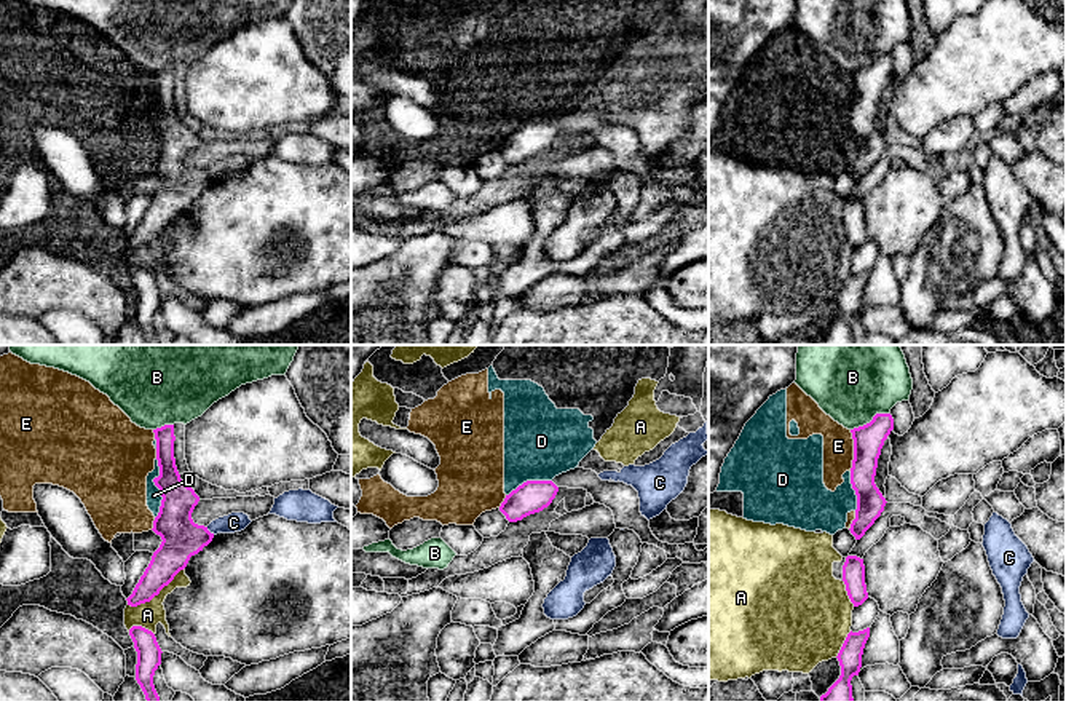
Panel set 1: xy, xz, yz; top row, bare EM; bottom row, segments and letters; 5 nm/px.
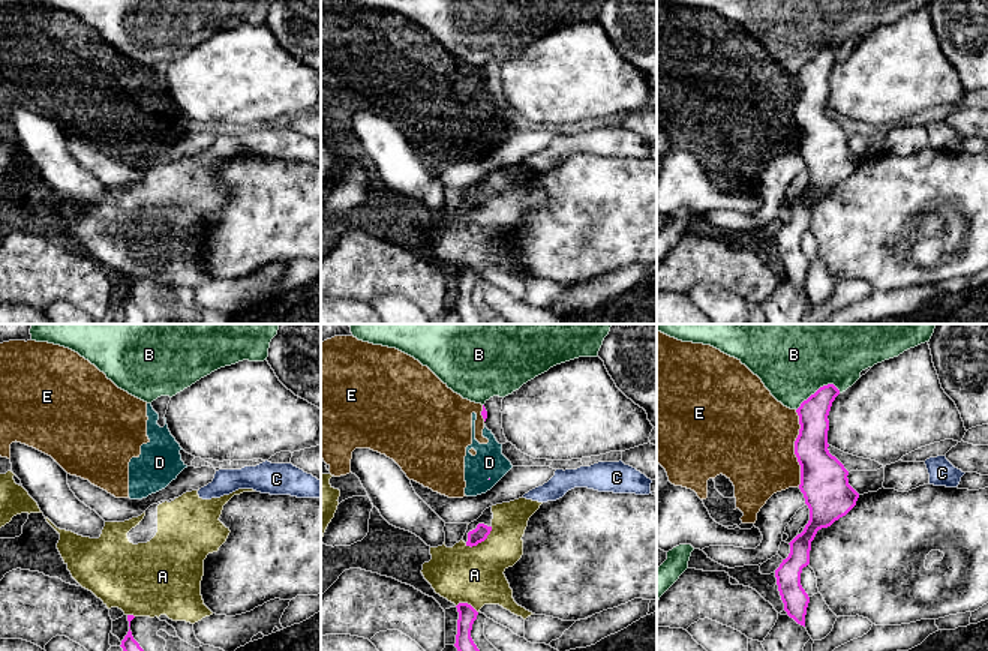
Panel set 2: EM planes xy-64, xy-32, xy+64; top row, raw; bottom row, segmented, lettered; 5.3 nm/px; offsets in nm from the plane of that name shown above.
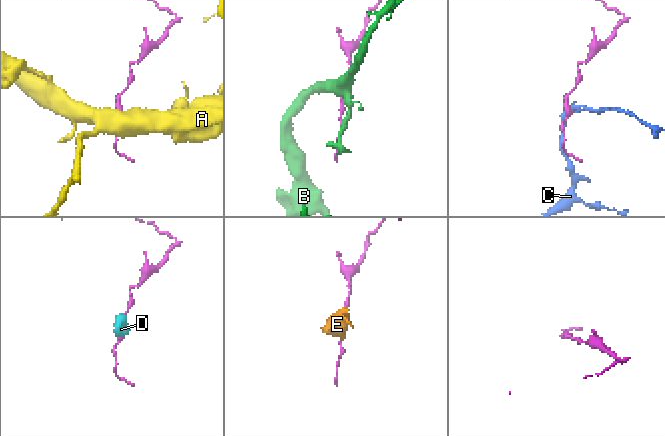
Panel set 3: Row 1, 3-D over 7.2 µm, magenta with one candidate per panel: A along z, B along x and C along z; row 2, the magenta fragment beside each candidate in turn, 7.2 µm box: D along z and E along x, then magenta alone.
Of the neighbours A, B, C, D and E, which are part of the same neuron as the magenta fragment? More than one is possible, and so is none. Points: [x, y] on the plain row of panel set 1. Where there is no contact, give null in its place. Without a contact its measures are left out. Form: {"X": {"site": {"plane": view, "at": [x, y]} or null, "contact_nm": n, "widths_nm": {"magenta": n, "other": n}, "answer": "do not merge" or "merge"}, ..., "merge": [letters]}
{"A": {"site": {"plane": "xy", "at": [155, 237]}, "contact_nm": 340, "widths_nm": {"magenta": 160, "other": 130}, "answer": "do not merge"}, "B": {"site": {"plane": "yz", "at": [870, 64]}, "contact_nm": 220, "widths_nm": {"magenta": 160, "other": 340}, "answer": "do not merge"}, "C": {"site": {"plane": "xy", "at": [209, 174]}, "contact_nm": 60, "widths_nm": {"magenta": 200, "other": 100}, "answer": "do not merge"}, "D": {"site": {"plane": "xy", "at": [158, 130]}, "contact_nm": 300, "widths_nm": {"magenta": 190, "other": 80}, "answer": "do not merge"}, "E": {"site": {"plane": "yz", "at": [854, 93]}, "contact_nm": 200, "widths_nm": {"magenta": 160, "other": 160}, "answer": "do not merge"}, "merge": []}

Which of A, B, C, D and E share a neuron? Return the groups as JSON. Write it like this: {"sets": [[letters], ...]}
{"sets": [["A"], ["B"], ["C"], ["D", "E"]]}

